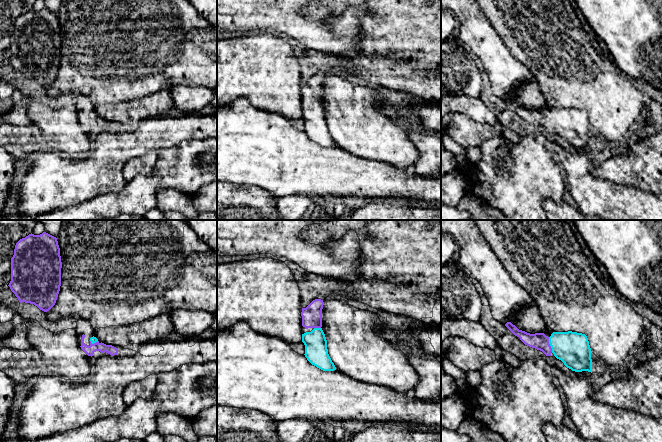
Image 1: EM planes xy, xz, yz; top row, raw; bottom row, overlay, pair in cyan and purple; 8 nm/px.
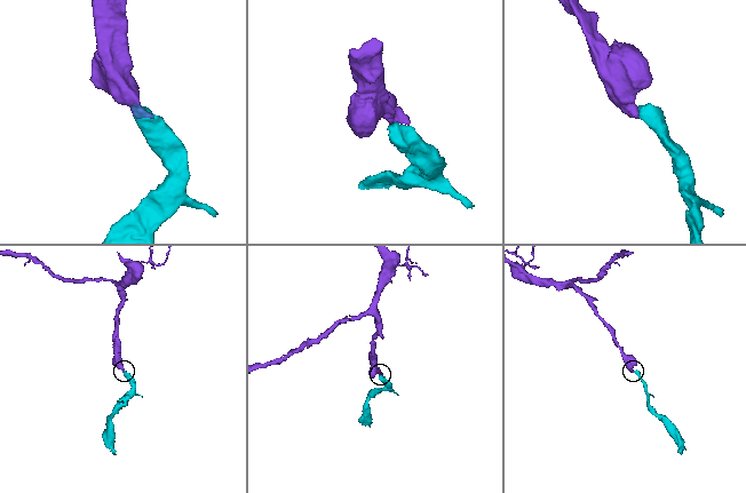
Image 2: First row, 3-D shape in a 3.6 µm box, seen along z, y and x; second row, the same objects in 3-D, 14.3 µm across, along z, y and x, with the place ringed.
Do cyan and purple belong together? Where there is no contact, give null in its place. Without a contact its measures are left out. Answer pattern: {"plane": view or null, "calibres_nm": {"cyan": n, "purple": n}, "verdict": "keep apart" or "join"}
{"plane": "yz", "calibres_nm": {"cyan": 260, "purple": 140}, "verdict": "join"}

